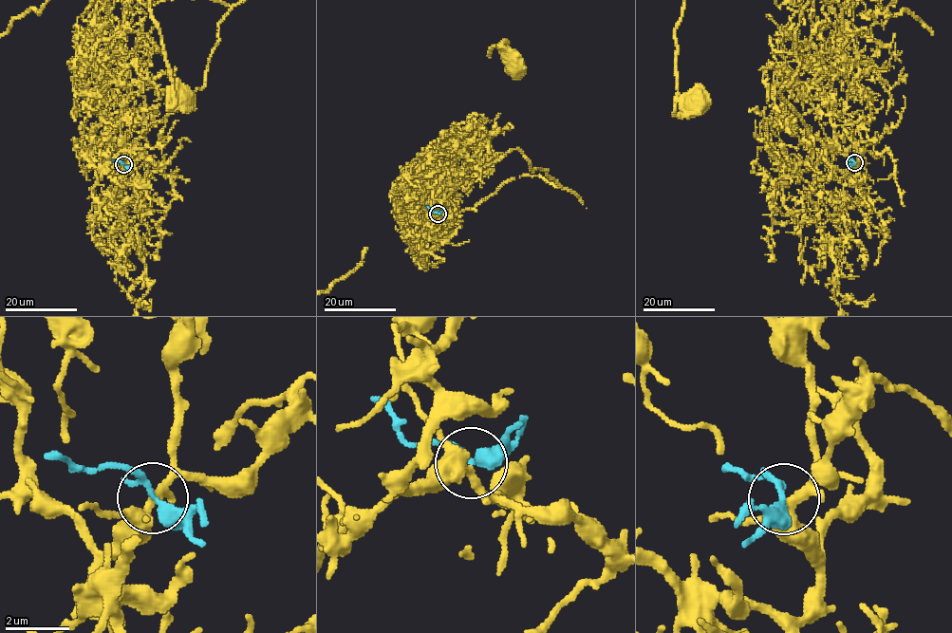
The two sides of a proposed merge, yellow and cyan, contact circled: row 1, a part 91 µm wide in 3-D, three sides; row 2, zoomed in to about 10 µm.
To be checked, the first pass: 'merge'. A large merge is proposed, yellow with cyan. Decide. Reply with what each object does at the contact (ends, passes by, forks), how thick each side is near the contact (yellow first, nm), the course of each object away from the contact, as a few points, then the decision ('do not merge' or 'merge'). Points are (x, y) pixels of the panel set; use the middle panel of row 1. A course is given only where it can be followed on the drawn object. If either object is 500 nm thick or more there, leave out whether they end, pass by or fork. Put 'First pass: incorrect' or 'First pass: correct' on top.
First pass: correct
yellow forks there; cyan passes by; 280 nm thick on the yellow side, 320 nm on the other; cyan runs (438, 214), (426, 206); merge

